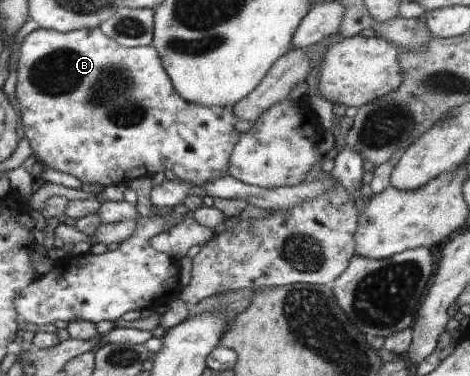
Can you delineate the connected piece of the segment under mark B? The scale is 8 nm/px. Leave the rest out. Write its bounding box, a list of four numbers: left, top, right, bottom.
[16,28,243,188]

